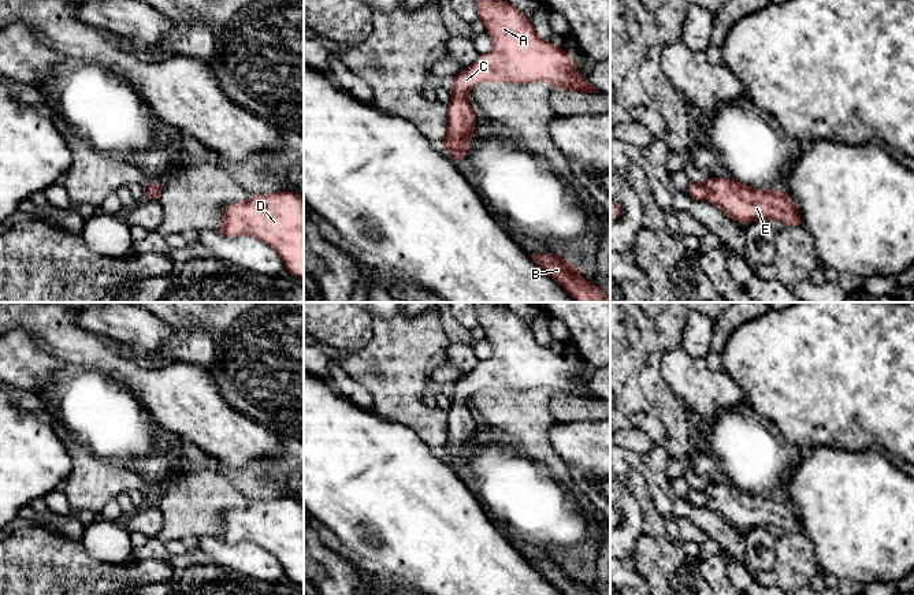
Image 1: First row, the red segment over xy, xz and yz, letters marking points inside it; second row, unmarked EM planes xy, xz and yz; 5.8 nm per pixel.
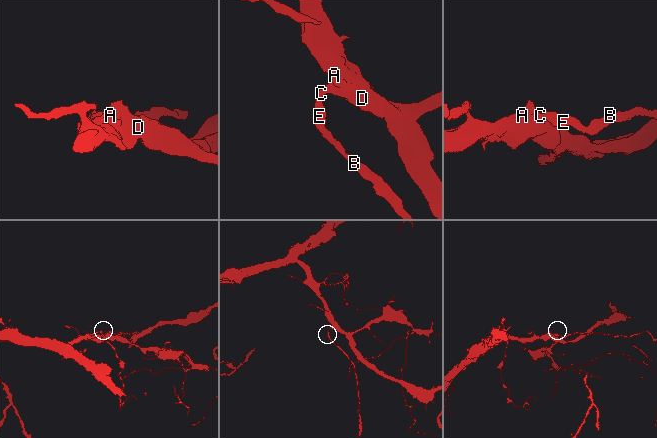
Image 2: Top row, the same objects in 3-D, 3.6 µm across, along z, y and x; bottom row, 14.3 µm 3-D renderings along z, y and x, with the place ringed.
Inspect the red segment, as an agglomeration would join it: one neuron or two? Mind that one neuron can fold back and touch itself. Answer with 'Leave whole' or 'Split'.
Leave whole

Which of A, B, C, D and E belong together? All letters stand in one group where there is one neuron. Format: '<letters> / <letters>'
A B C D E

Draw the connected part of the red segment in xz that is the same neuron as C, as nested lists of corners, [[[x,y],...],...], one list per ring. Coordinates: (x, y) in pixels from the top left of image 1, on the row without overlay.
[[[475,302],[478,326],[484,330],[494,354],[462,379],[453,383],[454,398],[449,409],[447,438],[442,450],[445,458],[460,472],[475,442],[476,420],[468,398],[487,387],[535,390],[549,388],[553,395],[599,399],[588,383],[580,386],[575,368],[564,354],[536,342],[532,328],[506,305],[497,309],[495,302]]]

